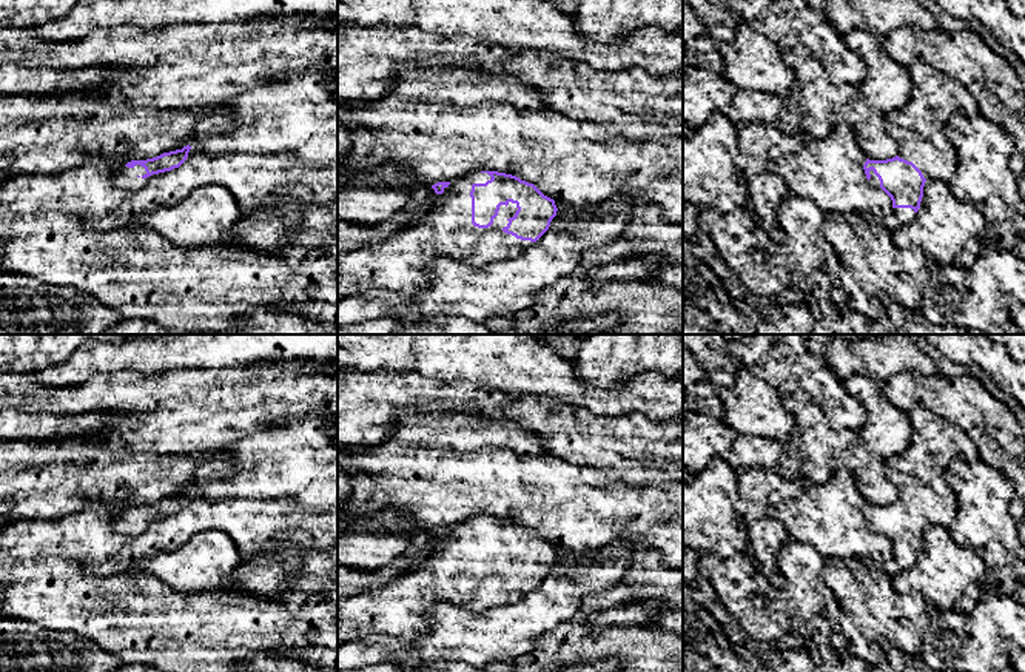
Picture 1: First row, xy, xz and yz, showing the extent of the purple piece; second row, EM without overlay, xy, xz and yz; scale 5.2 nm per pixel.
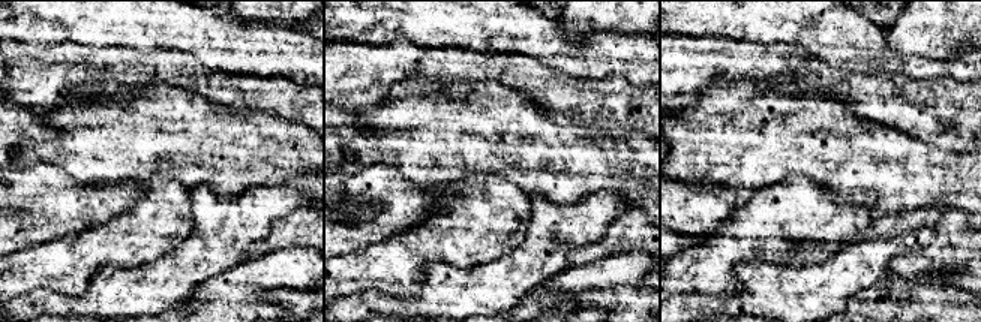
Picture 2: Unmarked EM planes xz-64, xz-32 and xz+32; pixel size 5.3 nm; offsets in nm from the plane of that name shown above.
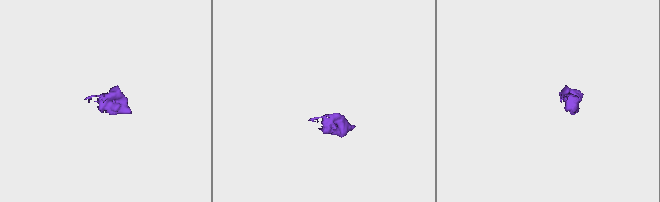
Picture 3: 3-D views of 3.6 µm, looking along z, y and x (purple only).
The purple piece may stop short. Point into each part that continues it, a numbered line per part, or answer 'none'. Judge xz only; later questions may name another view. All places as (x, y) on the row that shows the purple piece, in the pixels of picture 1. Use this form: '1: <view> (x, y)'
1: xz (398, 264)

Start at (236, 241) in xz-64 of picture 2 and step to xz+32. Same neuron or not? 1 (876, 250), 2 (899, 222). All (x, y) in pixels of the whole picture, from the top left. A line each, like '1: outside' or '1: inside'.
1: inside
2: outside

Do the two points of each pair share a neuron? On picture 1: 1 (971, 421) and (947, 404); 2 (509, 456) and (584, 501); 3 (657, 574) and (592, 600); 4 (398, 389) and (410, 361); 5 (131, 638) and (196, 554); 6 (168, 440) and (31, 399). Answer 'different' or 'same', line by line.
1: same
2: same
3: same
4: different
5: different
6: same

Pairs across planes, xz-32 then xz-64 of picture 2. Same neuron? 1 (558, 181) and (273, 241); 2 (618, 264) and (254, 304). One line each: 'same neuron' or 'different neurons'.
1: different neurons
2: same neuron

